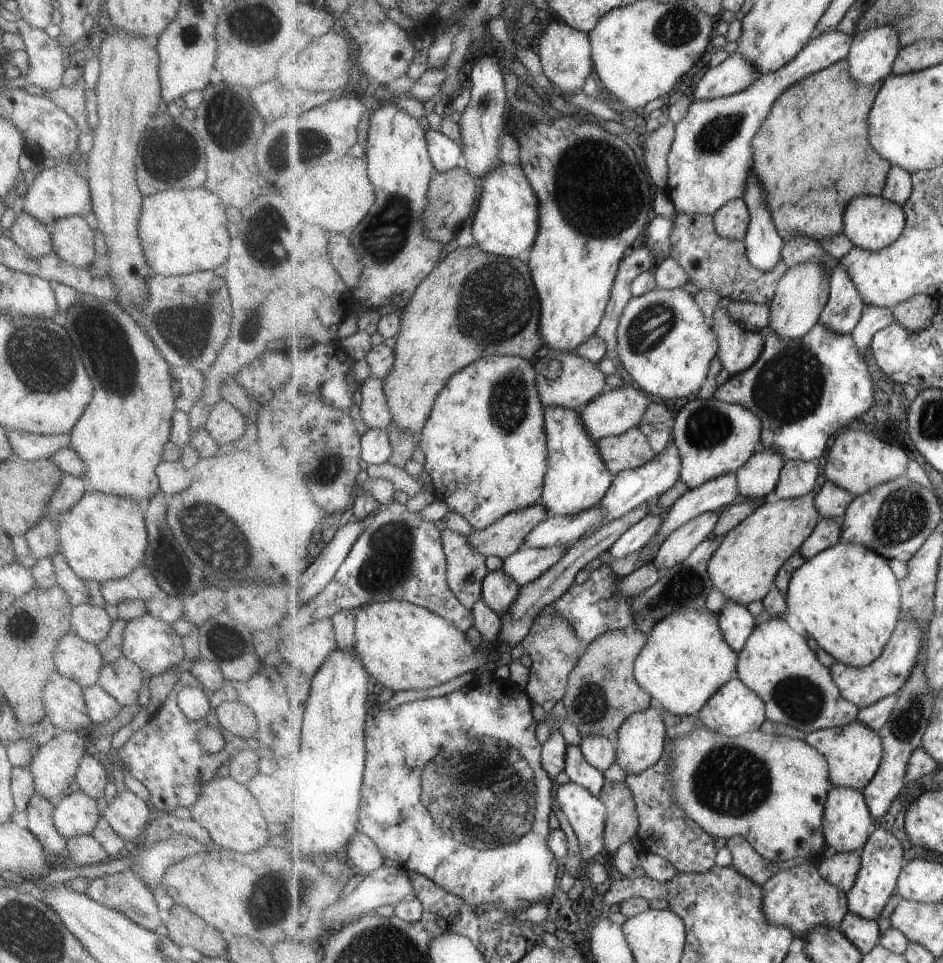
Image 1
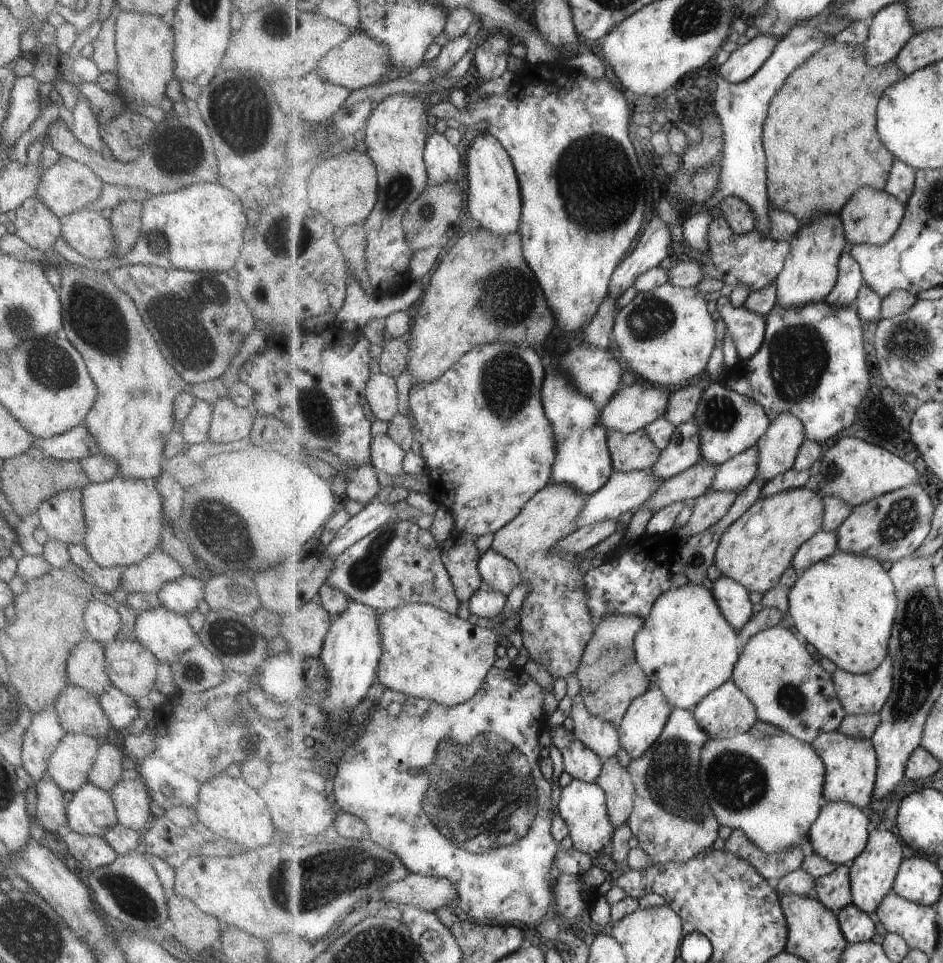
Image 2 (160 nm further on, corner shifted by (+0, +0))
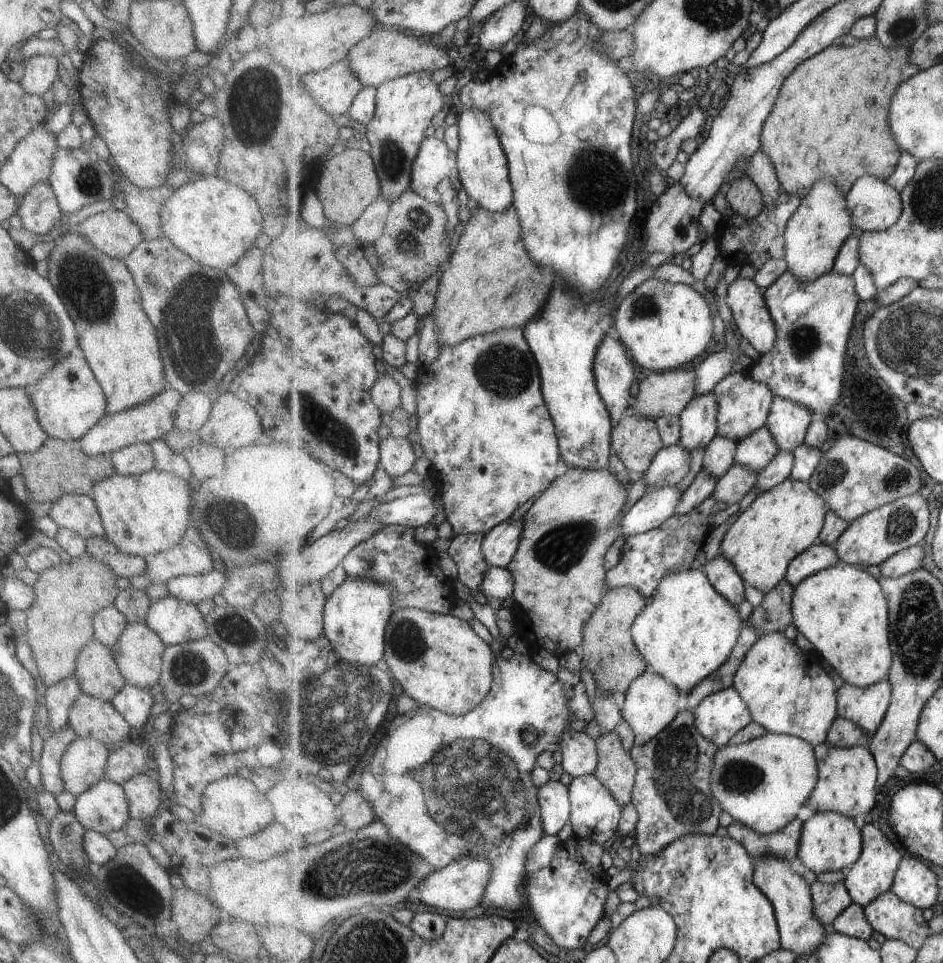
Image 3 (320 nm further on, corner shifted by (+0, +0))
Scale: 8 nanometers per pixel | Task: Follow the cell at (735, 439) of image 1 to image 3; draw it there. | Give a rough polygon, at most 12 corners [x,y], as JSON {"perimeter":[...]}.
{"perimeter":[[746,370],[713,391],[719,435],[740,442],[767,424],[775,399]]}

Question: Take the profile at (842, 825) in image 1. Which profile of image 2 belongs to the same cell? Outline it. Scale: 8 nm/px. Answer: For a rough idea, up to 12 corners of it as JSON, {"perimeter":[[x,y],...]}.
{"perimeter":[[826,802],[809,850],[850,865],[866,850],[866,812]]}

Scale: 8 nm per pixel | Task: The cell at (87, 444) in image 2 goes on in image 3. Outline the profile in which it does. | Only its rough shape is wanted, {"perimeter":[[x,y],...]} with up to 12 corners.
{"perimeter":[[166,387],[103,415],[78,438],[86,455],[151,442],[172,427],[181,395]]}

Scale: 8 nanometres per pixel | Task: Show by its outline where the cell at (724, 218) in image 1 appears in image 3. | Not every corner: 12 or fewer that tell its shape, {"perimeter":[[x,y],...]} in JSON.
{"perimeter":[[735,179],[726,192],[731,208],[754,219],[766,207],[753,179]]}

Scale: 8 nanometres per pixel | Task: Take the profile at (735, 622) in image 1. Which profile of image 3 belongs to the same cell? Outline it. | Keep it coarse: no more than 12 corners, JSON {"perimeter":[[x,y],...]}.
{"perimeter":[[719,551],[703,565],[711,584],[733,604],[745,600],[746,582]]}

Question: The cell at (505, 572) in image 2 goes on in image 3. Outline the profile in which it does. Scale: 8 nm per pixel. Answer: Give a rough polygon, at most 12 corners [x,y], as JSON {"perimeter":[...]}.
{"perimeter":[[522,516],[485,535],[491,566],[508,568],[525,531]]}

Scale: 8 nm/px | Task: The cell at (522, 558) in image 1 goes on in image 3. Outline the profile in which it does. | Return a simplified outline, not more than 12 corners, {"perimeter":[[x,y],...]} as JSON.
{"perimeter":[[676,485],[645,492],[628,510],[623,536],[663,526],[684,492]]}

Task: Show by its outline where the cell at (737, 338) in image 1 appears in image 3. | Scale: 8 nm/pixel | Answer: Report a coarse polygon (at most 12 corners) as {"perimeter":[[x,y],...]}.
{"perimeter":[[737,276],[725,302],[737,333],[760,354],[778,339],[755,279]]}

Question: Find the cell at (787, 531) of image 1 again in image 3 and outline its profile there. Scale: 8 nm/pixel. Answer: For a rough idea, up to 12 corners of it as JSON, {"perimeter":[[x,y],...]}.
{"perimeter":[[784,480],[738,514],[719,551],[767,594],[819,542],[828,502]]}

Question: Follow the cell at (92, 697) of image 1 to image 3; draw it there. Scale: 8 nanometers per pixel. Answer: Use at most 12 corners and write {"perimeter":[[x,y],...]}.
{"perimeter":[[125,684],[109,702],[140,730],[153,706],[149,689]]}

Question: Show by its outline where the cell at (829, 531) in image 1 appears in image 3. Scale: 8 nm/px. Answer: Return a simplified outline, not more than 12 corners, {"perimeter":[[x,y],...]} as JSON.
{"perimeter":[[817,542],[795,558],[785,580],[795,588],[840,562],[835,547]]}

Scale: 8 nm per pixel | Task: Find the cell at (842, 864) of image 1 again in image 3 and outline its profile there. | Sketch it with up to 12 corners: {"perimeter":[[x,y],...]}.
{"perimeter":[[815,881],[814,913],[827,928],[854,903],[844,882]]}

